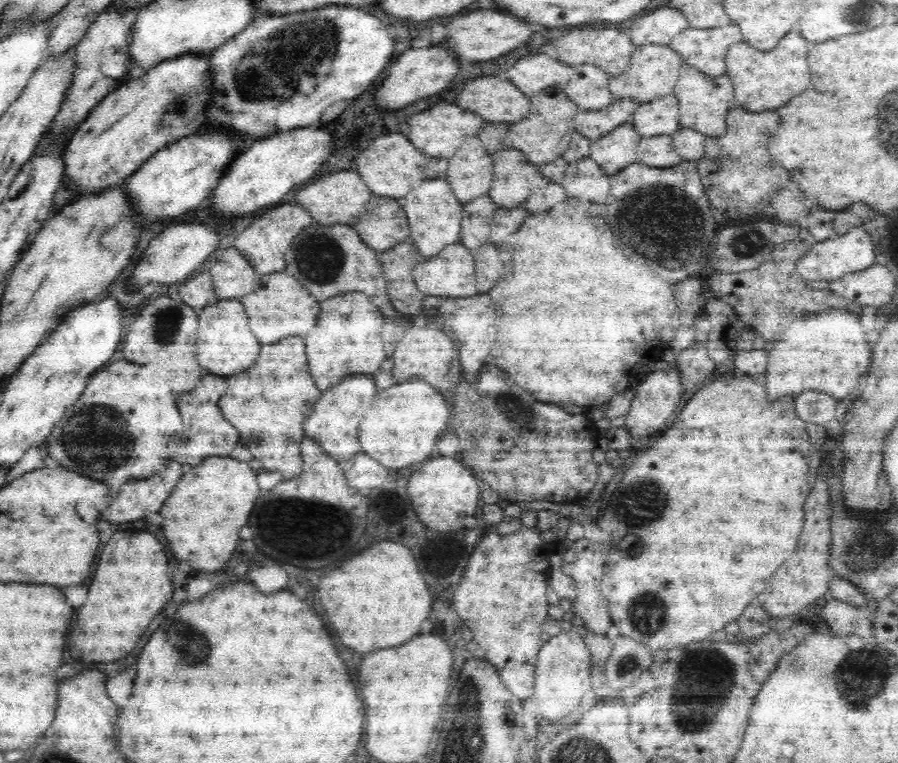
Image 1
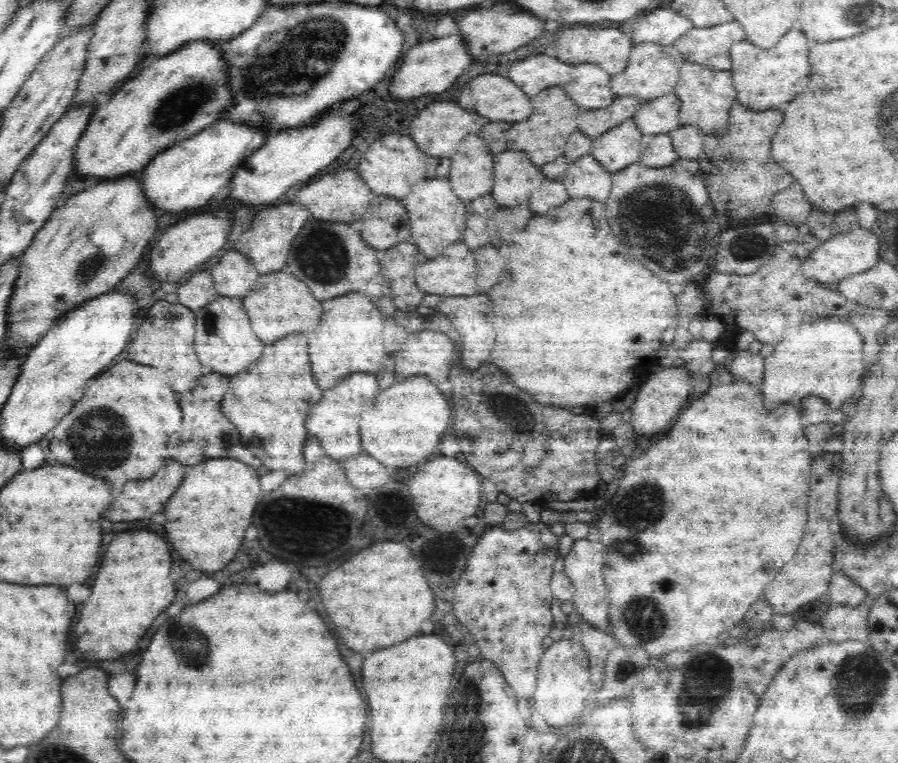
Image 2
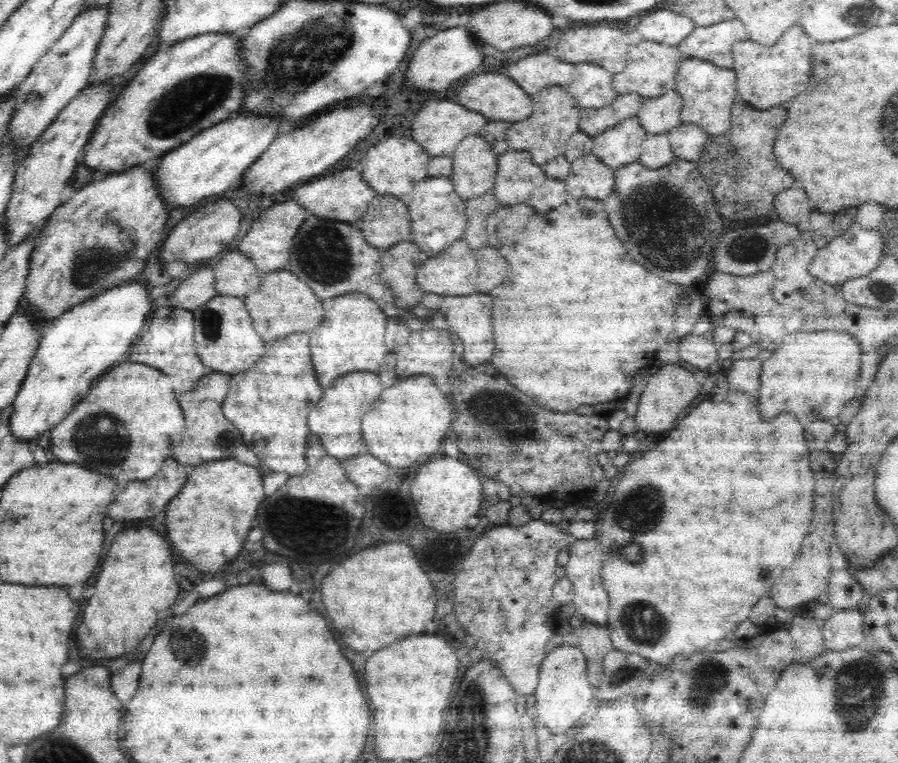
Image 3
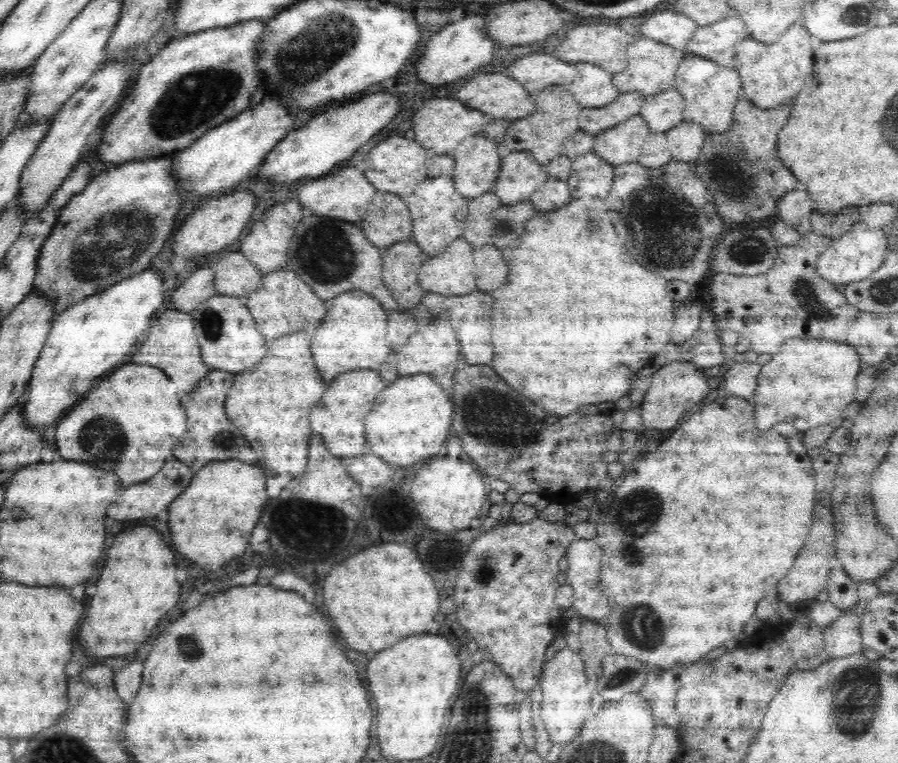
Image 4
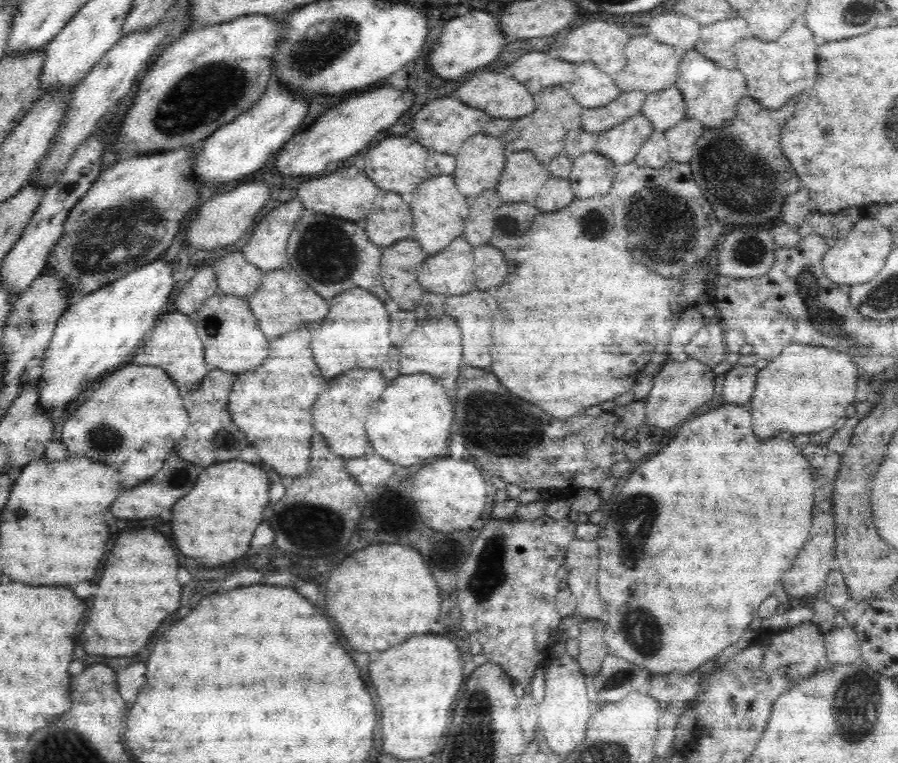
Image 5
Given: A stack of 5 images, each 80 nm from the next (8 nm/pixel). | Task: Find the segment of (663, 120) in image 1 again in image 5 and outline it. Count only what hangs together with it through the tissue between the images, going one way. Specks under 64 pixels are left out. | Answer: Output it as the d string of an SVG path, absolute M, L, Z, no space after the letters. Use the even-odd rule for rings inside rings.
M676 86L647 93L642 114L648 117L656 132L665 132L686 116L687 104Z

